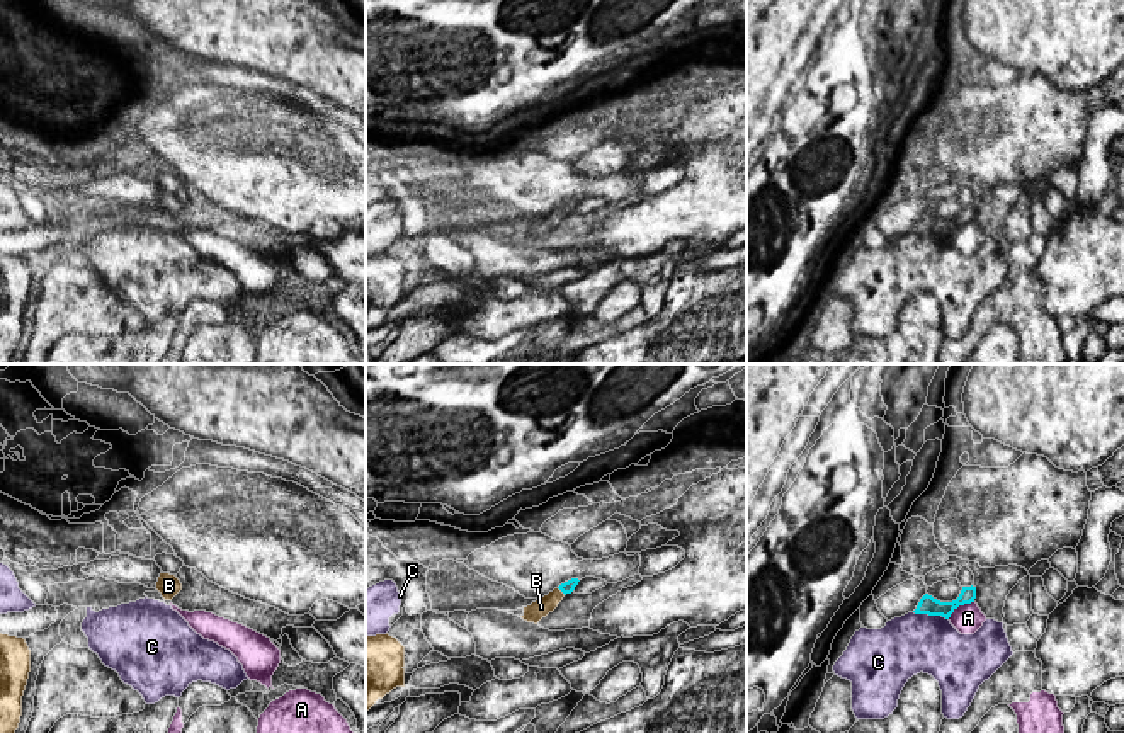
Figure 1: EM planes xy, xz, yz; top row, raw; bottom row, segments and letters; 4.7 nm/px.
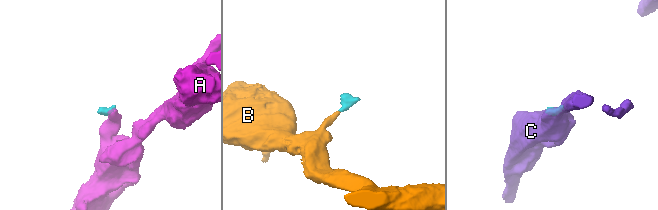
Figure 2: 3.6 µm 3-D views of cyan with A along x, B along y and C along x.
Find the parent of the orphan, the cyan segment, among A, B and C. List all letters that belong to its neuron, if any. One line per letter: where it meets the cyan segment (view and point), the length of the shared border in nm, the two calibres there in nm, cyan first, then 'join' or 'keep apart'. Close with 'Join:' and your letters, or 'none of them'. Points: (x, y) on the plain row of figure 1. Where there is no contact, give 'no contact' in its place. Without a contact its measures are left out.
A: contact yz (959, 223); length 150 nm; calibres 90 and 140 nm; keep apart
B: contact xz (562, 210); length 50 nm; calibres 60 and 90 nm; join
C: contact yz (930, 233); length 170 nm; calibres 90 and 280 nm; keep apart
Join: B

